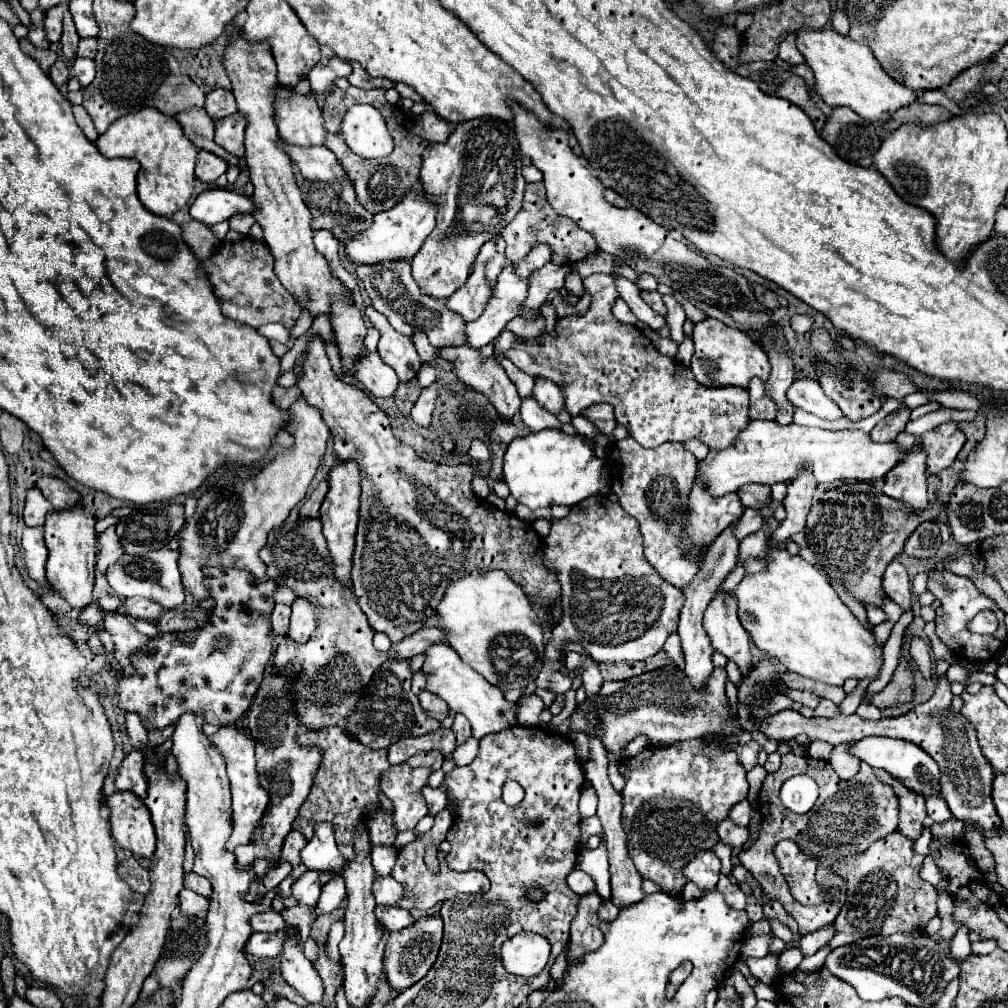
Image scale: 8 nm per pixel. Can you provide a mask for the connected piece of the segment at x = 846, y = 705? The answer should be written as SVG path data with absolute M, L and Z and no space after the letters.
M863 678L859 680L857 688L841 702L839 705L840 711L844 715L852 715L862 702L863 694L869 684L873 682L873 678Z

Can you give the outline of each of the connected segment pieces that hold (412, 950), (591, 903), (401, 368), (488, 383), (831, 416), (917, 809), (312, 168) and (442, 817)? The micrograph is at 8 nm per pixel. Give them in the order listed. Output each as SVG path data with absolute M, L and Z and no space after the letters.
M437 916L421 918L407 930L391 932L389 942L385 944L385 962L383 962L383 974L385 974L387 984L393 990L403 992L405 988L419 982L433 966L439 946L441 946L441 938L443 938L443 920Z
M597 890L581 896L579 912L571 922L571 946L569 958L579 958L581 954L593 952L601 946L601 930L599 930L599 916L597 908L601 904L601 896Z
M369 306L365 310L365 314L367 314L371 326L375 326L381 332L381 340L379 340L381 360L397 372L401 384L411 382L421 368L421 358L415 352L411 338L393 330L391 324L387 322L387 318L383 314L379 314L373 306Z
M447 346L447 348L439 348L439 356L443 360L451 360L453 362L453 372L455 376L465 382L467 386L471 386L473 390L481 392L493 406L495 410L503 416L503 418L513 418L517 412L519 412L519 406L521 406L521 398L517 394L517 388L515 384L509 380L505 368L493 358L483 358L479 354L479 350L475 348L469 348L469 346Z
M813 378L795 380L793 386L789 388L787 396L789 396L793 406L819 416L821 420L839 420L839 418L843 418L841 408L829 396L825 396L823 388Z
M875 770L875 774L877 774L877 778L881 778L881 782L885 782L887 786L893 786L893 792L897 794L897 800L899 800L899 826L897 826L897 830L901 834L905 834L909 840L919 838L921 830L923 830L923 820L927 818L925 798L921 794L909 790L907 786L903 786L901 780L893 778L885 770Z
M279 140L279 144L307 180L341 182L347 178L335 154L325 146L311 146L311 150L301 150L297 146L289 146L285 140Z
M443 810L435 816L435 826L431 832L423 834L423 838L417 838L413 840L411 844L403 846L397 854L397 862L391 870L391 876L401 882L405 886L405 898L401 898L401 902L397 902L399 908L407 908L407 910L413 910L413 908L419 908L419 910L429 910L431 906L435 906L437 902L443 902L443 900L449 900L457 894L485 894L489 890L489 880L482 872L477 870L471 870L467 872L455 872L455 870L449 870L449 866L441 866L439 874L431 874L423 862L423 856L425 856L425 846L431 844L431 842L443 842L445 836L447 836L447 830L451 828L453 824L453 816L449 814L449 810Z

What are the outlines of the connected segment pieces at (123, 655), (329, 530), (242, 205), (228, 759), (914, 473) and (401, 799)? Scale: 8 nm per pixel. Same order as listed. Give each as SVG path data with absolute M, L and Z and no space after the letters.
M103 612L103 630L107 630L115 644L115 658L121 664L121 668L129 670L131 666L131 654L137 648L143 648L149 638L139 634L131 620L119 612Z
M343 462L335 464L329 472L329 492L323 500L323 506L319 510L319 518L323 522L323 534L329 544L329 552L333 558L333 574L337 576L337 582L343 582L345 588L351 588L351 566L353 566L353 550L355 550L355 530L359 520L359 466L357 462Z
M205 190L201 192L189 208L193 220L213 226L229 220L233 214L253 214L257 206L251 198L231 192L231 190Z
M225 726L225 728L219 728L215 734L211 734L209 738L213 738L213 746L219 746L221 756L225 758L227 774L229 774L231 798L233 798L233 824L235 826L233 826L233 832L231 832L229 842L225 846L229 852L233 852L235 846L251 842L253 830L255 830L257 822L261 820L263 812L267 810L269 794L267 794L267 790L263 790L259 786L259 774L255 768L255 742L249 734L243 734L233 726Z
M913 448L905 460L885 476L883 494L897 502L905 502L909 510L925 510L925 506L929 506L925 470L923 450Z
M407 762L391 766L381 776L381 790L393 800L395 814L393 826L403 832L415 828L415 824L429 812L421 788L429 784L429 768L413 768Z

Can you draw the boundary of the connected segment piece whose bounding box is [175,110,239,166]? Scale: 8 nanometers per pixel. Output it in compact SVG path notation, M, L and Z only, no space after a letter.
M185 110L181 114L175 114L175 118L179 120L179 124L183 126L185 136L199 148L199 150L209 150L217 156L221 156L223 160L227 160L229 166L239 166L239 158L231 156L227 150L223 150L221 146L217 146L213 142L213 122L209 120L209 116L205 114L205 110Z

